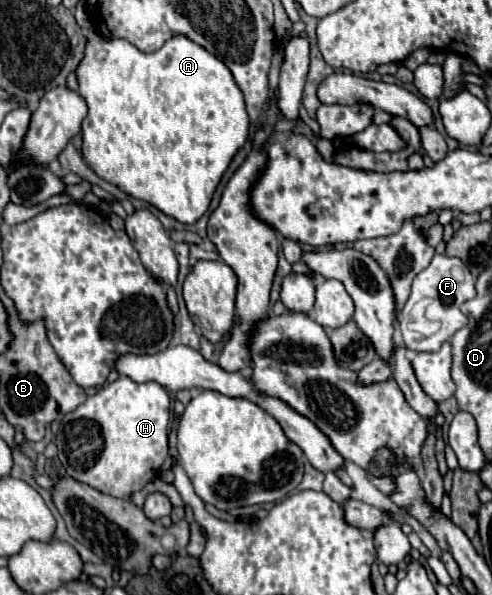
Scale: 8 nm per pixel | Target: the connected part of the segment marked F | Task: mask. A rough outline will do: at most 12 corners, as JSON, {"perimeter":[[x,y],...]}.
{"perimeter":[[435,255],[399,313],[411,351],[439,351],[467,325],[475,279]]}

